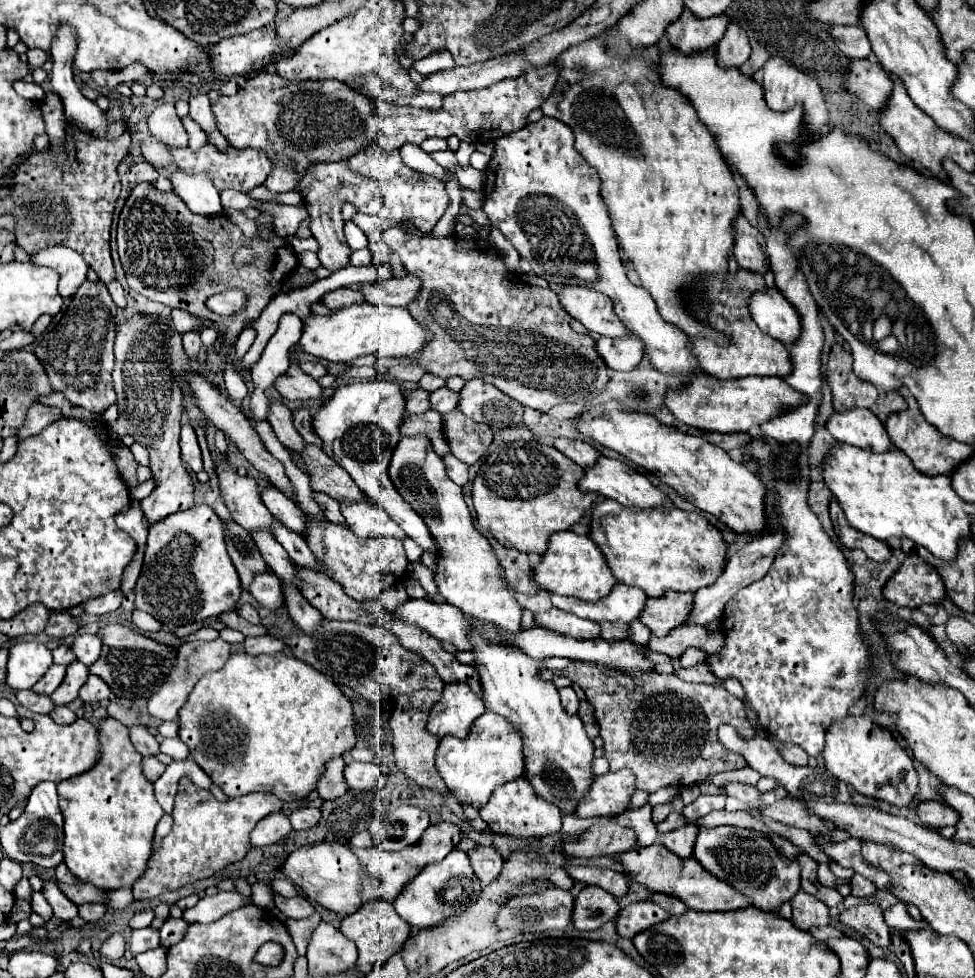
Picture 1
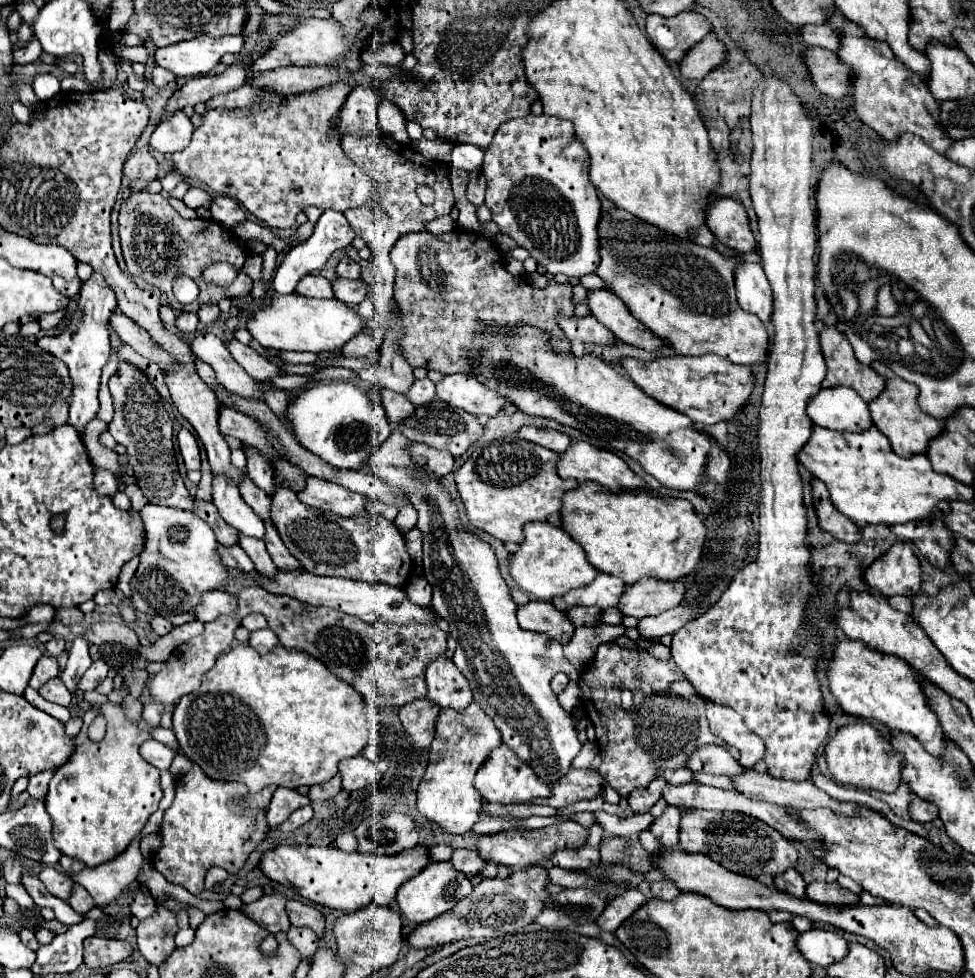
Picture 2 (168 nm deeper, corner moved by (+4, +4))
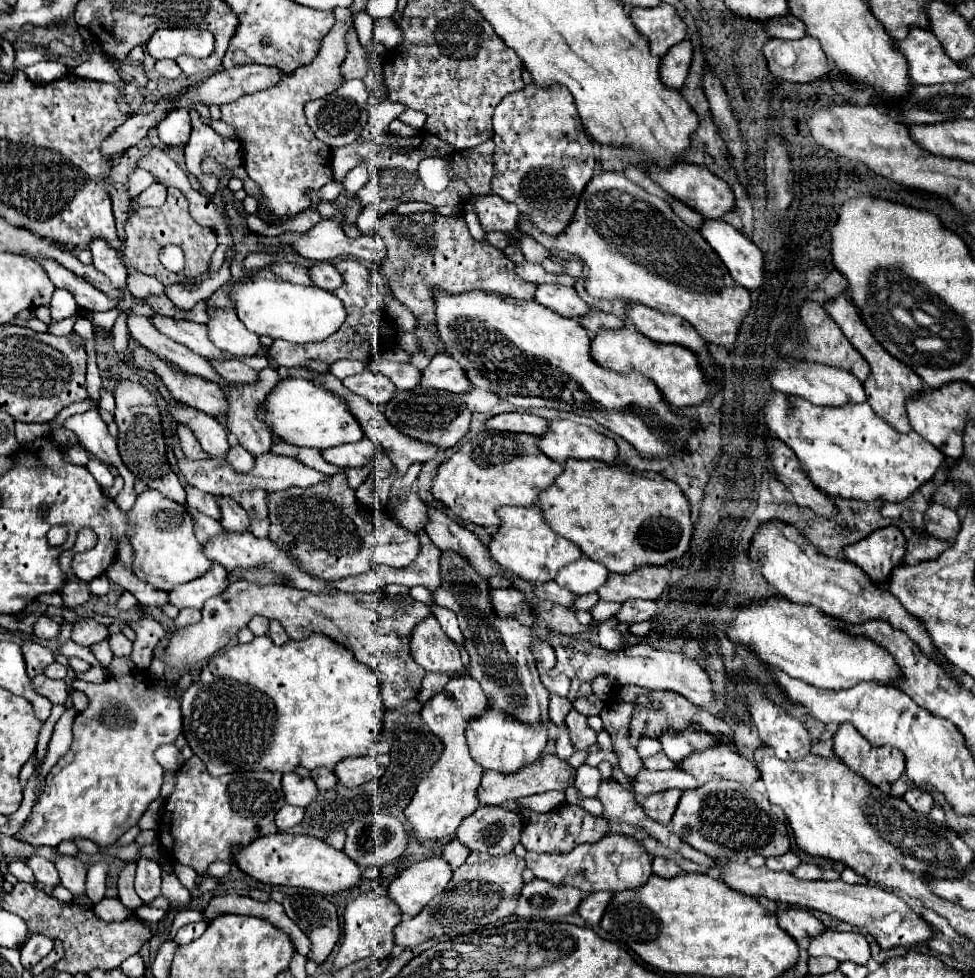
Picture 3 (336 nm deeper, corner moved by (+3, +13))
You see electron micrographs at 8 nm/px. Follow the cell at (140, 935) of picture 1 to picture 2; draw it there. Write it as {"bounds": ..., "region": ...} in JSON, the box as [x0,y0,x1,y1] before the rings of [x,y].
{"bounds":[130,889,156,921],"region":[[[138,889],[138,891],[132,895],[130,909],[132,909],[132,913],[138,917],[138,921],[144,921],[144,919],[148,919],[150,915],[154,915],[154,911],[156,911],[156,899],[144,897],[142,891]]]}

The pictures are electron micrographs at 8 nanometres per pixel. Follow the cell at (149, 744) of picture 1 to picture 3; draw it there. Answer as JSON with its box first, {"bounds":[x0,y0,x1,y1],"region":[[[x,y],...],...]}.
{"bounds":[155,744,185,772],"region":[[[173,744],[159,746],[157,752],[155,752],[155,758],[163,766],[163,770],[167,770],[167,772],[177,772],[183,766],[183,762],[185,762],[181,752]]]}

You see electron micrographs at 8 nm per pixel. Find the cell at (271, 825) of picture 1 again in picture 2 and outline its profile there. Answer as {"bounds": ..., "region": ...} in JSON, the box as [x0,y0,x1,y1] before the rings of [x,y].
{"bounds":[266,787,310,829],"region":[[[278,787],[276,793],[272,795],[272,801],[266,811],[266,825],[270,829],[276,829],[280,823],[284,823],[284,819],[288,819],[292,815],[292,811],[296,811],[298,807],[304,807],[308,803],[310,803],[310,799],[300,795],[298,791]]]}

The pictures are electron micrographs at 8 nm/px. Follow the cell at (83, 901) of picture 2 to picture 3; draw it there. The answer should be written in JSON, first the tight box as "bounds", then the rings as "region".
{"bounds":[55,852,87,896],"region":[[[57,852],[55,866],[59,872],[61,884],[65,888],[69,888],[75,896],[83,896],[85,894],[85,888],[83,888],[85,886],[85,874],[87,874],[85,864],[75,856],[67,856],[67,854]]]}

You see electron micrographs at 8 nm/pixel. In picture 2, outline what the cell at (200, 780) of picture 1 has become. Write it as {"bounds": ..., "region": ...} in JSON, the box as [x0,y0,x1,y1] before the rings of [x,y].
{"bounds":[74,811,164,906],"region":[[[164,811],[152,813],[152,817],[146,823],[146,829],[140,833],[140,837],[132,841],[132,845],[128,847],[128,851],[124,851],[124,855],[120,855],[120,859],[112,859],[112,863],[106,863],[104,867],[86,867],[74,877],[92,895],[95,906],[108,905],[122,895],[132,883],[138,881],[138,875],[144,867],[144,855],[140,853],[138,843],[146,833],[160,829],[162,815]]]}

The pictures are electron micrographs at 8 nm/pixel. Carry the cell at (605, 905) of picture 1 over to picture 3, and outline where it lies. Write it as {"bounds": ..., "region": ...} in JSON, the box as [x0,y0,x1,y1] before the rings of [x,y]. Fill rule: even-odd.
{"bounds":[515,880,583,918],"region":[[[531,880],[523,886],[517,898],[515,916],[541,916],[541,918],[559,918],[577,910],[577,902],[581,902],[583,894],[571,886],[553,886],[545,880]],[[539,896],[543,904],[531,904],[529,900]]]}

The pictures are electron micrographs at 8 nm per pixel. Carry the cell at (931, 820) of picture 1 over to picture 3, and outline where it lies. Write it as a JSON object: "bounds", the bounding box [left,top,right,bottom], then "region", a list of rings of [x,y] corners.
{"bounds":[903,788,933,814],"region":[[[911,788],[911,790],[907,790],[903,798],[905,798],[905,802],[907,802],[913,810],[917,810],[917,812],[921,812],[921,814],[929,814],[929,810],[931,810],[931,806],[933,806],[933,796],[931,796],[927,790],[921,790],[921,788]]]}

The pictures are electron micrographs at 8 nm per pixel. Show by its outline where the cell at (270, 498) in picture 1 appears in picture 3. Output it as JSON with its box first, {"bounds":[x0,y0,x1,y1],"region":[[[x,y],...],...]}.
{"bounds":[225,368,279,456],"region":[[[265,368],[259,372],[259,378],[251,384],[233,384],[229,390],[225,390],[225,396],[227,396],[227,404],[229,404],[229,410],[227,410],[227,428],[229,432],[233,432],[237,438],[239,438],[239,444],[245,446],[253,456],[259,456],[259,454],[265,454],[269,448],[271,448],[271,442],[273,442],[273,436],[271,432],[267,430],[267,426],[263,426],[259,420],[257,420],[257,410],[261,406],[261,402],[265,400],[267,392],[279,382],[279,374],[271,368]]]}

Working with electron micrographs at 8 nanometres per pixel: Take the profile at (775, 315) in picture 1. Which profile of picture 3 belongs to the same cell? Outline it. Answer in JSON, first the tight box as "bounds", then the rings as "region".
{"bounds":[699,218,763,290],"region":[[[703,218],[699,234],[719,254],[735,282],[743,284],[747,290],[755,290],[761,286],[763,254],[747,236],[743,236],[725,220],[709,218]]]}

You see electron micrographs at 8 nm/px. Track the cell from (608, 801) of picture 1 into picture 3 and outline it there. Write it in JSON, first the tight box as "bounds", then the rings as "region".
{"bounds":[477,754,575,806],"region":[[[543,754],[537,762],[523,766],[515,774],[501,774],[495,770],[485,770],[479,790],[477,790],[477,798],[479,798],[479,804],[483,804],[483,806],[497,806],[507,800],[519,800],[519,798],[543,794],[549,790],[565,790],[567,786],[573,784],[573,780],[575,780],[575,772],[567,766],[565,760],[561,760],[555,754]]]}

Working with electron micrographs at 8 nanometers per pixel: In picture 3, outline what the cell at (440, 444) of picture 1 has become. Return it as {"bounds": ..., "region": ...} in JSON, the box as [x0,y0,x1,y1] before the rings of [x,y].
{"bounds":[343,370,395,406],"region":[[[371,370],[349,376],[343,380],[343,384],[351,392],[371,400],[375,406],[383,406],[383,402],[389,402],[389,398],[393,398],[393,394],[395,394],[393,382],[389,382],[389,378],[385,378],[381,374],[373,374]]]}

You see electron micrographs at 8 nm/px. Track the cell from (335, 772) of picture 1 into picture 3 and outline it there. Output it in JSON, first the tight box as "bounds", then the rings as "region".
{"bounds":[311,768,337,790],"region":[[[315,768],[311,772],[311,776],[313,776],[315,784],[319,786],[319,790],[329,790],[329,788],[333,788],[337,784],[337,776],[327,768]]]}

